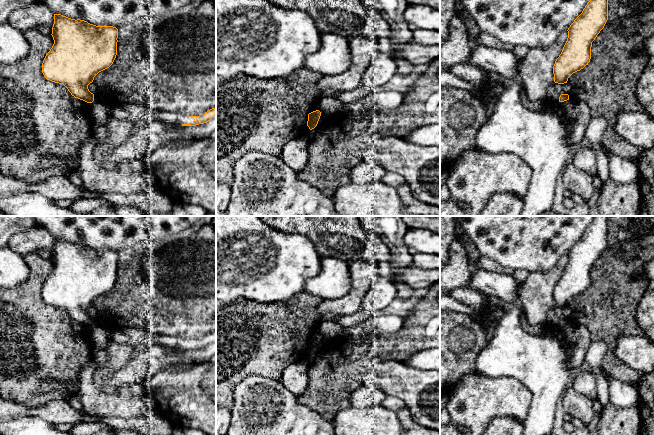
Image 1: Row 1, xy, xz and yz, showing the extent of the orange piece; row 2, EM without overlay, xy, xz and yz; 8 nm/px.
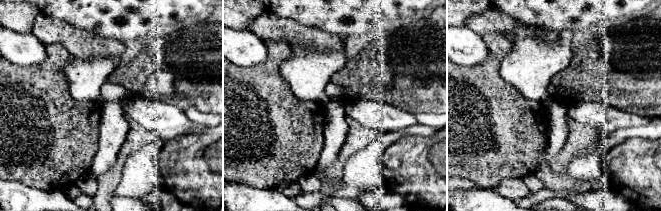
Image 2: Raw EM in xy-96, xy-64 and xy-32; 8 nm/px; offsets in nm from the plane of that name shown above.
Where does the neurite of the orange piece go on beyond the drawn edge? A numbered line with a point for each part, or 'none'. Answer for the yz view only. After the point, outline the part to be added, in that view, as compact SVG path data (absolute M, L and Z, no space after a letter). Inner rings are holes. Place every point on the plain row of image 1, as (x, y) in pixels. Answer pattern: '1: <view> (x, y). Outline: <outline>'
none

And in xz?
none

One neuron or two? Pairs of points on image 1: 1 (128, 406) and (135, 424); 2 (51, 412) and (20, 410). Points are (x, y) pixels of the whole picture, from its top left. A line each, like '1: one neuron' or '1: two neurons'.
1: two neurons
2: one neuron

